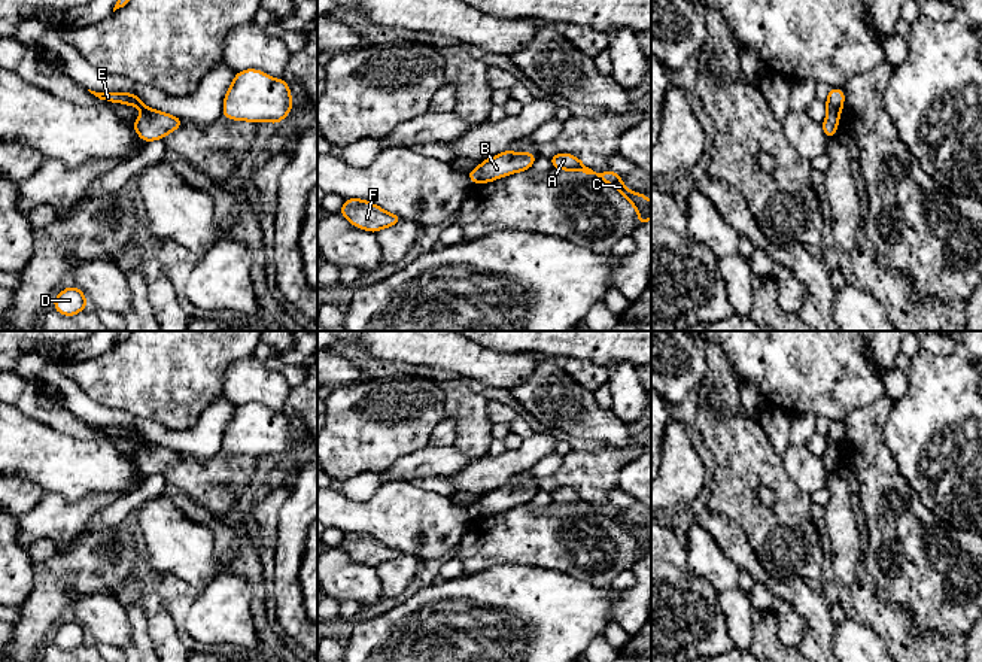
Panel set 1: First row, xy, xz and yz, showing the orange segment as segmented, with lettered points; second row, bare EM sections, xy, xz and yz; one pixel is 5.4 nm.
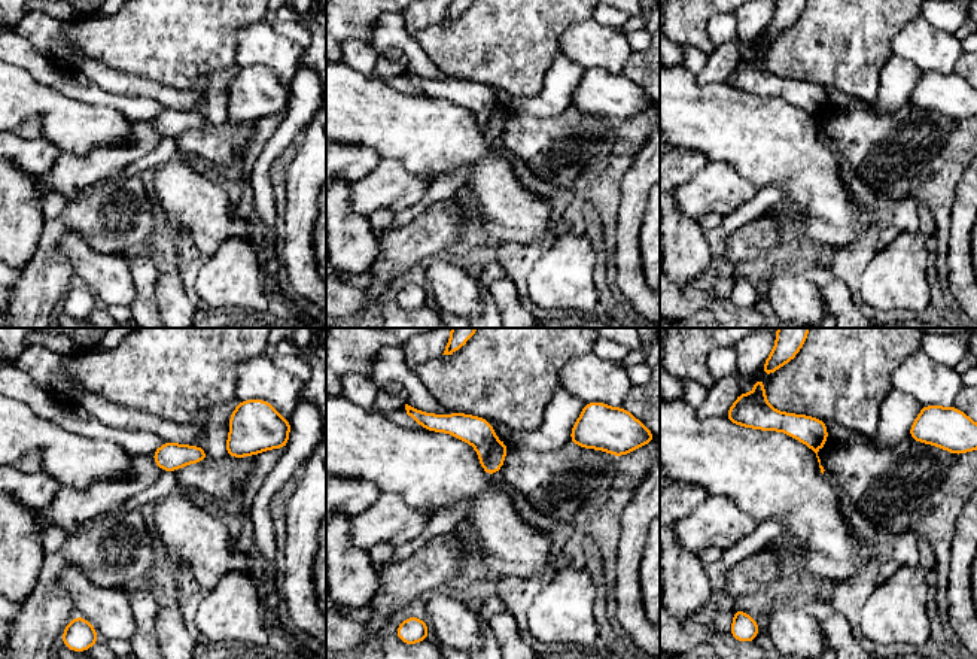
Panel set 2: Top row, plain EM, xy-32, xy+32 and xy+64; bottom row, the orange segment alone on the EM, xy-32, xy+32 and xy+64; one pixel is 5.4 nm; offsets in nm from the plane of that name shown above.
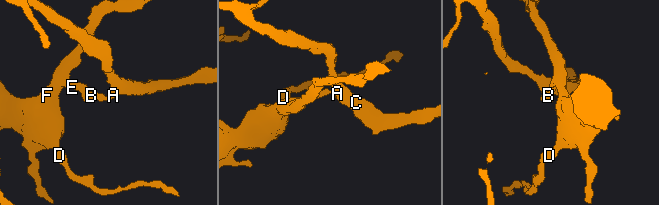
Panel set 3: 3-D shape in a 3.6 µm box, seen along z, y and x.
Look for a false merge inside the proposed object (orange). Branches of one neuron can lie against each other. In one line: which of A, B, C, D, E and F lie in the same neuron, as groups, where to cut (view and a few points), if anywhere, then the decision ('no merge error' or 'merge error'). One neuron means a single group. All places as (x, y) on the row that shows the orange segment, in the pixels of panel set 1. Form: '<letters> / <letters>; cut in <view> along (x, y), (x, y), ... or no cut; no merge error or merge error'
A B C / D E F; cut in xy along (152, 109), (145, 117), (139, 117); merge error

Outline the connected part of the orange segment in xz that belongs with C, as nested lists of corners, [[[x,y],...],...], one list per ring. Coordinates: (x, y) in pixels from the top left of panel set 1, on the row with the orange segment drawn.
[[[565,152],[553,155],[548,161],[553,168],[596,174],[602,182],[608,183],[609,186],[614,186],[636,209],[639,227],[651,219],[651,201],[647,195],[630,191],[621,182],[621,174],[617,174],[609,168],[596,173],[592,168],[589,168],[583,161],[580,161],[578,157]]]

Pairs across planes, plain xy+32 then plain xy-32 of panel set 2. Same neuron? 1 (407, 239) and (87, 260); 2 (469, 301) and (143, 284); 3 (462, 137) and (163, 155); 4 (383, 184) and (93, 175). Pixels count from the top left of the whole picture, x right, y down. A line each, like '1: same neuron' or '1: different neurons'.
1: different neurons
2: different neurons
3: different neurons
4: same neuron

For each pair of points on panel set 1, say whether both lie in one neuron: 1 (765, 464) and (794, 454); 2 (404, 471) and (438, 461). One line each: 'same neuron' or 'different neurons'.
1: different neurons
2: same neuron

